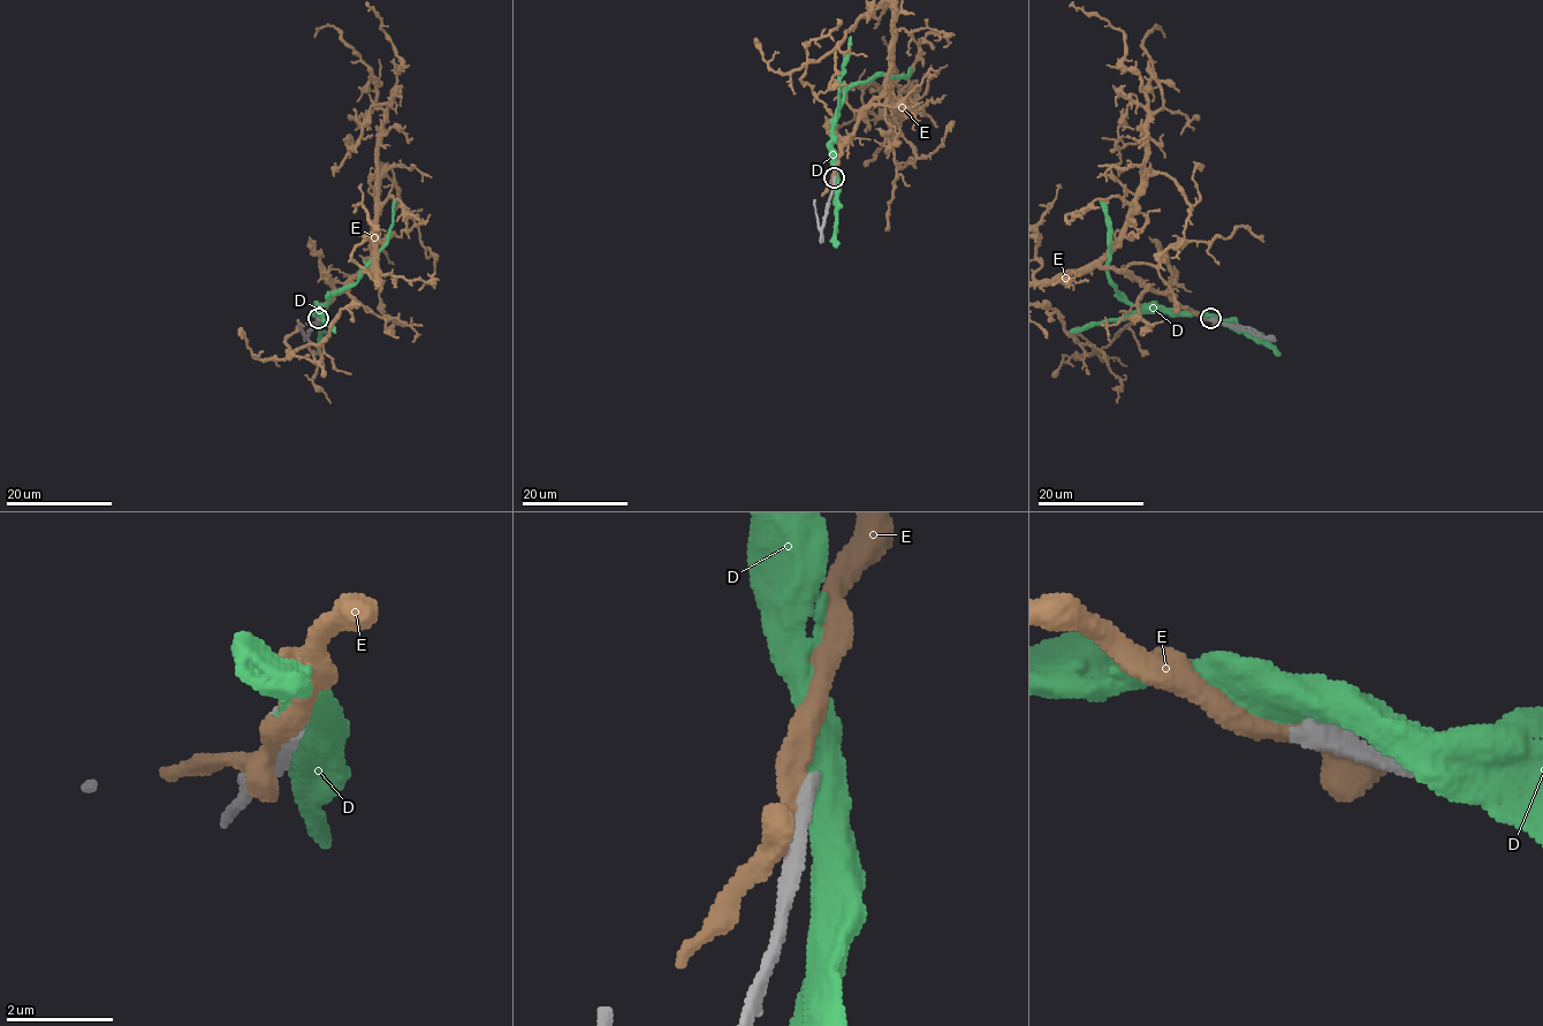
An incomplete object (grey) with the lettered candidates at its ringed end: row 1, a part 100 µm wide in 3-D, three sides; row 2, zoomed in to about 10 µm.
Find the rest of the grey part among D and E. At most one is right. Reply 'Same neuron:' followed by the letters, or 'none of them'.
Same neuron: none of them

